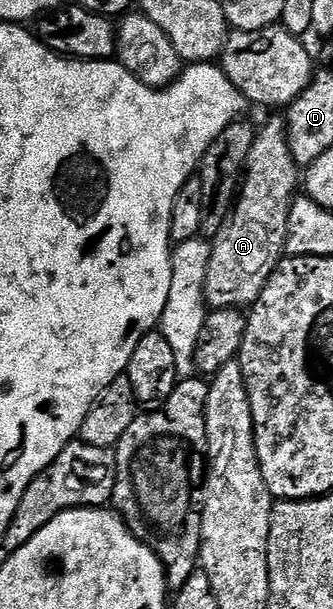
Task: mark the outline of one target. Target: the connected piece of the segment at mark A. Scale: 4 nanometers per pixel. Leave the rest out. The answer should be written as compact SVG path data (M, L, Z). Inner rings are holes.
M278 114L271 116L274 117L263 128L257 129L252 142L252 150L246 159L238 198L234 201L234 211L230 213L230 217L226 219L222 229L212 237L208 274L204 282L206 303L211 309L245 309L247 306L253 306L260 298L268 278L277 270L279 262L284 258L286 236L290 232L288 230L288 214L300 188L300 169L292 158L292 150L288 150L285 119Z

